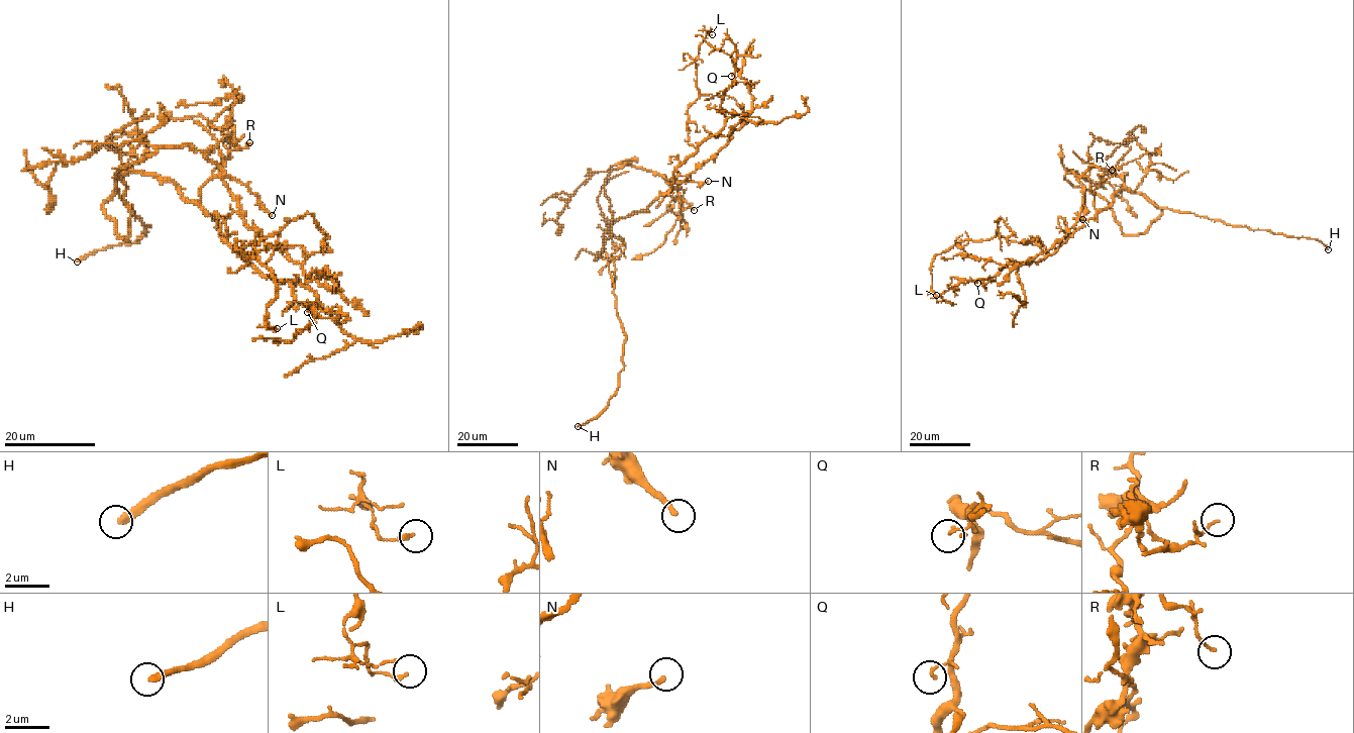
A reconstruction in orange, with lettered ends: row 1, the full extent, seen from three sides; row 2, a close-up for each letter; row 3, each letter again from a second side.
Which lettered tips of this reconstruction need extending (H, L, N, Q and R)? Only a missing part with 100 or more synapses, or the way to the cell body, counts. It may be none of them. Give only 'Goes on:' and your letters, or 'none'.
Goes on: H

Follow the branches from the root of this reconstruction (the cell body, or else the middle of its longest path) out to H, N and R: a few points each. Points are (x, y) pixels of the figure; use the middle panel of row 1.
H: (646, 210), (617, 219), (605, 234), (616, 312), (626, 337), (623, 369), (608, 405), (578, 426)
N: (646, 210), (668, 191), (678, 175), (687, 178), (675, 183), (703, 184), (708, 181)
R: (646, 210), (659, 192), (667, 192), (675, 199), (683, 198), (694, 210)

